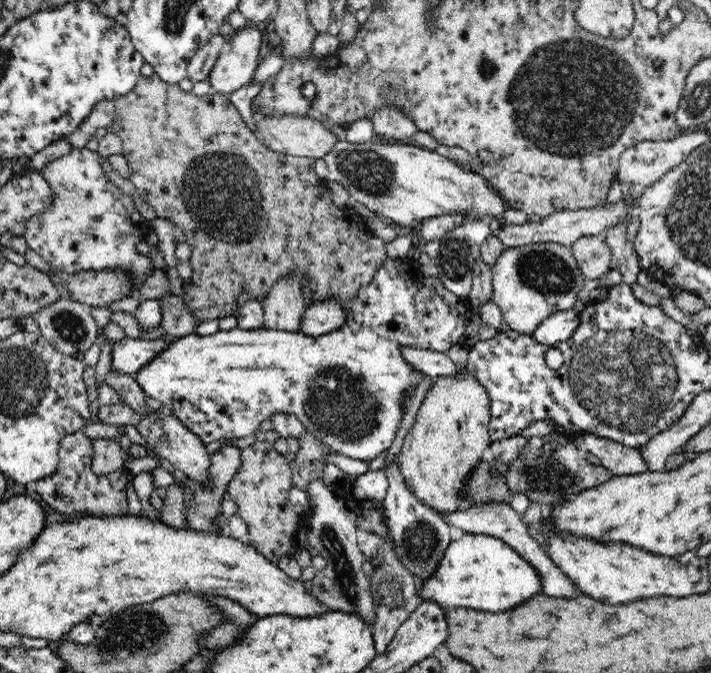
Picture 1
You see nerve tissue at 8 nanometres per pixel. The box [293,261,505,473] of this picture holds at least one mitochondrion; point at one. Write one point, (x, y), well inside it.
(341, 402)

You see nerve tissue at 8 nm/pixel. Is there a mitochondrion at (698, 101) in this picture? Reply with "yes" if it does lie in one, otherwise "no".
yes

